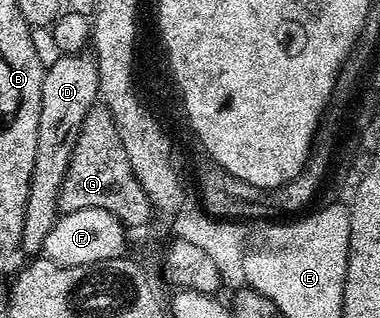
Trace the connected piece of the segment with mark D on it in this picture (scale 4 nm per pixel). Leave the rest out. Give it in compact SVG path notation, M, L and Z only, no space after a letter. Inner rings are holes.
M86 51L63 54L45 68L42 83L38 121L38 147L35 153L35 167L31 175L26 215L23 217L23 233L20 249L25 245L39 245L44 248L46 235L59 216L57 199L61 183L65 179L73 145L85 115L98 99L98 71L95 56Z

